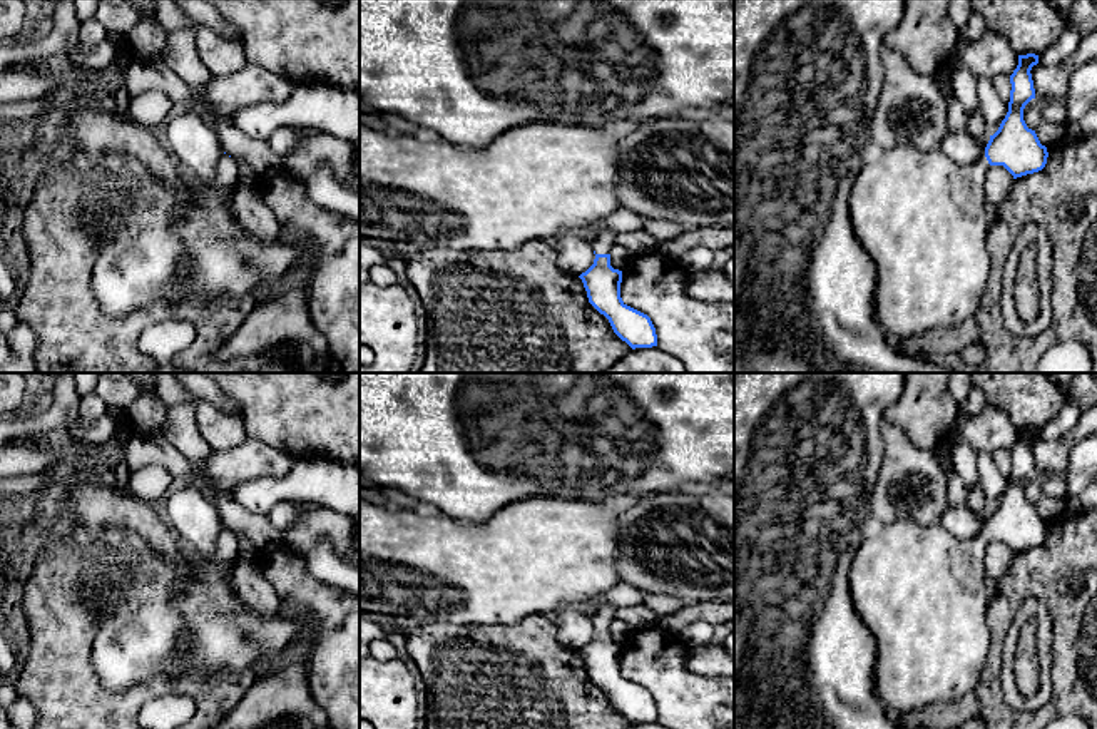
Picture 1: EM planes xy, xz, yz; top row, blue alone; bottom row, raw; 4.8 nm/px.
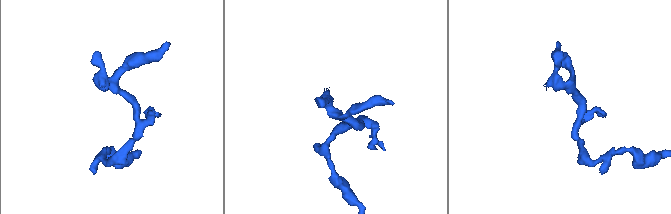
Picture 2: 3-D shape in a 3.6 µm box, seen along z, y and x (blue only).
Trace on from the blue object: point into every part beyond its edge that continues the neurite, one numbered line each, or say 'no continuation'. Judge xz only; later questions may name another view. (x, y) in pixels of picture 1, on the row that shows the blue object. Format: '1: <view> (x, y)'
1: xz (602, 243)

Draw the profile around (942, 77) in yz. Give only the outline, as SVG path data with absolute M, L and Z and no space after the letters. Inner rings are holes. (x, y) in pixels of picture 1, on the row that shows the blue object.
M946 64L941 69L938 69L938 72L935 74L936 85L943 94L943 97L955 97L952 89L952 79L950 79L955 69L957 67L952 67L950 64Z

